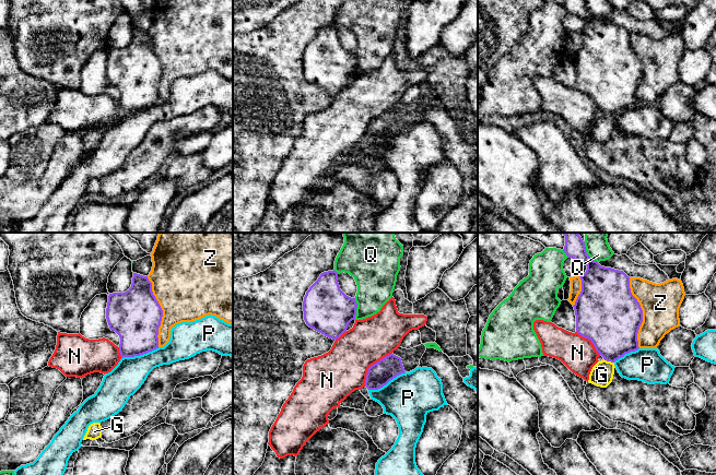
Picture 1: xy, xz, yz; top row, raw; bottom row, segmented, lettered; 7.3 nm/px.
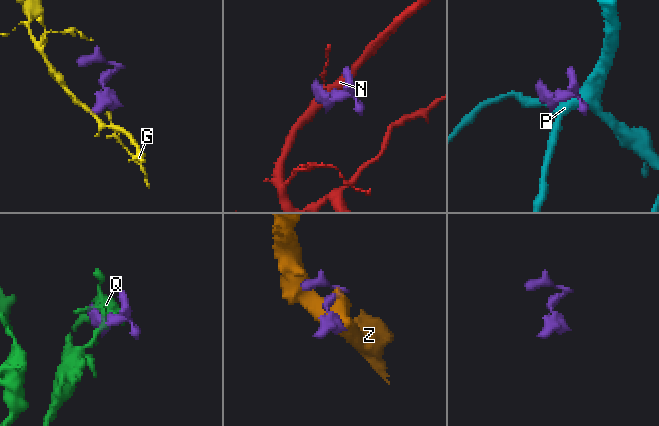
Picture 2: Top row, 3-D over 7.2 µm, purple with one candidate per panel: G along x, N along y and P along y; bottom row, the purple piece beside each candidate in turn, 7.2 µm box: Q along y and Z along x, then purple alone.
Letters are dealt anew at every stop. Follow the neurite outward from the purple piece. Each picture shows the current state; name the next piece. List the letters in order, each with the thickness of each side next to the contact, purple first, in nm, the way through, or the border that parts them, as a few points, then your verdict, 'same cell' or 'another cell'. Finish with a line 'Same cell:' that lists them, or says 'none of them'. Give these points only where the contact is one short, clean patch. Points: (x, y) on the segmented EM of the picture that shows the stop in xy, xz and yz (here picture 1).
G: 380 nm thick on the purple side, 170 nm on the other; border along yz (603, 358), (613, 363); another cell
N: 170 nm thick on the purple side, 340 nm on the other; another cell
P: 170 nm thick on the purple side, 360 nm on the other; border along xz (405, 371), (377, 389), (367, 389); another cell
Q: 260 nm thick on the purple side, 170 nm on the other; another cell
Z: 380 nm thick on the purple side, 480 nm on the other; another cell
Same cell: none of them

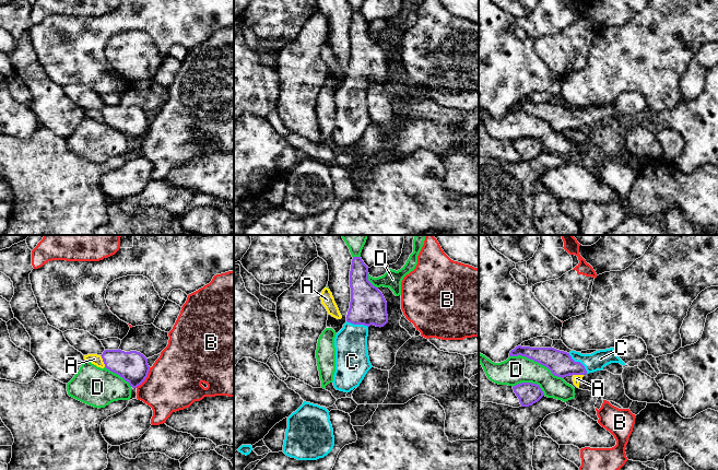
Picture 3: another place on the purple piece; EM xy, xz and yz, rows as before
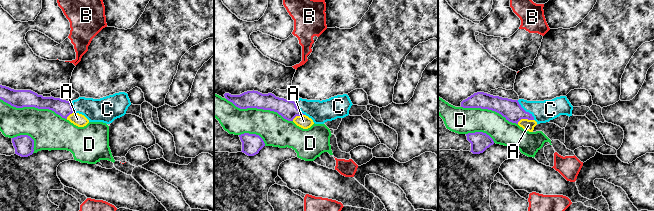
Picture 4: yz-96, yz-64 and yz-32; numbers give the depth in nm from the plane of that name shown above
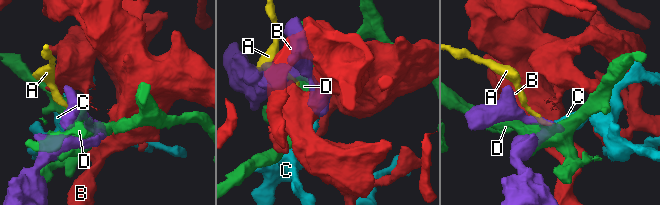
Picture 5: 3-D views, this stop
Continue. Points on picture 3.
A: 220 nm thick on the purple side, 80 nm on the other; border along xy (99, 355), (105, 366); another cell
B: 220 nm thick on the purple side, 400 nm on the other; border along xy (150, 367), (146, 377), (136, 387); another cell
C: 190 nm thick on the purple side, 140 nm on the other; runs through yz (561, 364), (579, 362), (596, 361); same cell
D: 190 nm thick on the purple side, 200 nm on the other; another cell
Same cell: C

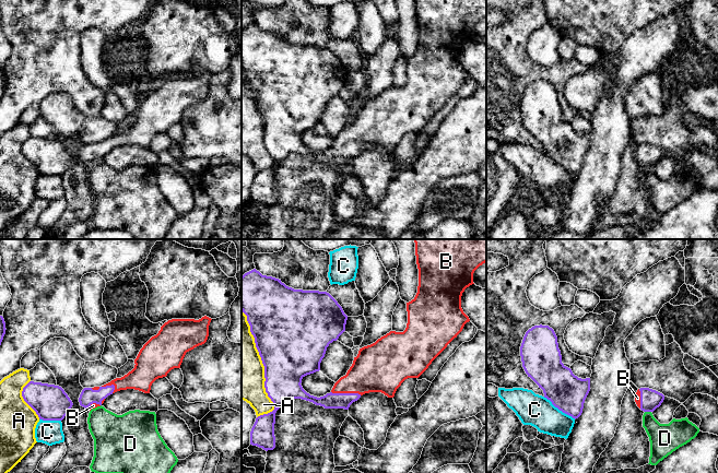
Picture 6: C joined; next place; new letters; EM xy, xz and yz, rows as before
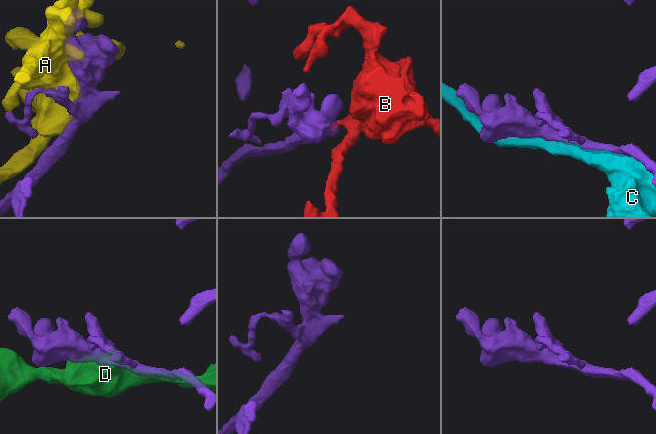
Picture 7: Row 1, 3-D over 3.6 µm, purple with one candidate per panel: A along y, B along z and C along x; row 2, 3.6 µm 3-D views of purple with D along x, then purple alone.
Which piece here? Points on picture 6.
A: 480 nm thick on the purple side, 340 nm on the other; another cell
B: 110 nm thick on the purple side, 300 nm on the other; runs through xz (330, 400), (338, 399), (346, 393), (372, 370); same cell
C: 280 nm thick on the purple side, 240 nm on the other; another cell
D: 150 nm thick on the purple side, 220 nm on the other; another cell
Same cell: B

